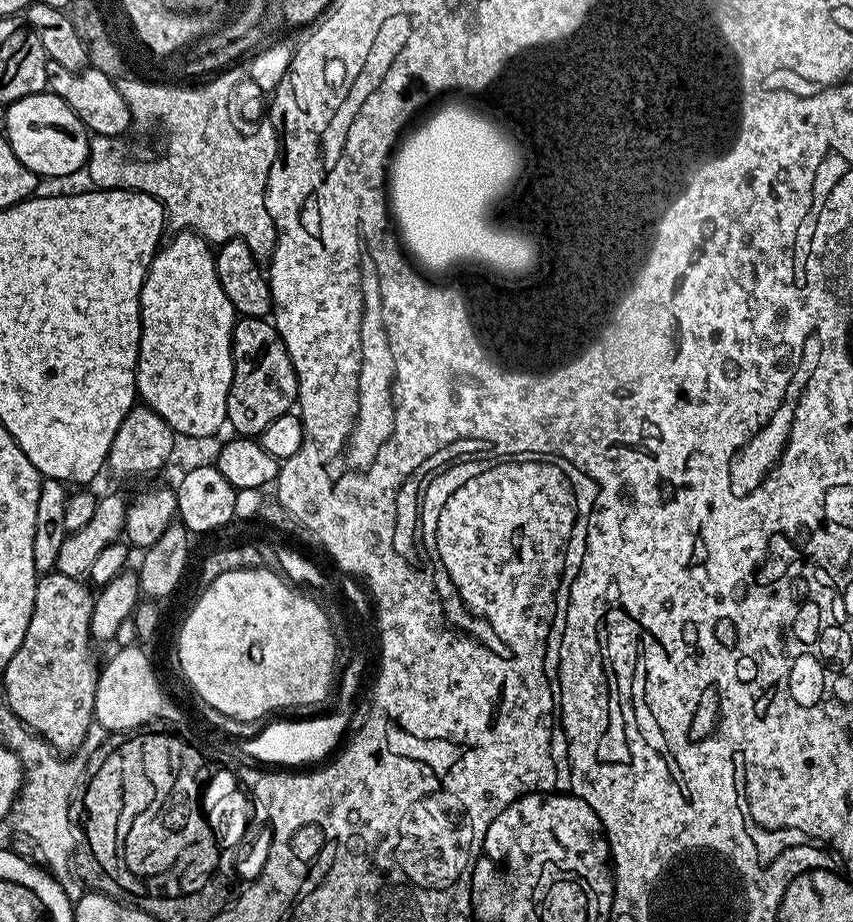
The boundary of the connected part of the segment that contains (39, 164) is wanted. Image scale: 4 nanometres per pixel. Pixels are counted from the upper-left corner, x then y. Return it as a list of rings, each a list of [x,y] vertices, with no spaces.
[[[47,90],[38,94],[30,94],[26,98],[18,98],[13,104],[8,105],[6,114],[6,126],[3,131],[8,137],[10,146],[14,154],[30,170],[34,170],[37,176],[47,178],[47,176],[72,176],[76,171],[83,169],[88,162],[88,141],[90,133],[87,128],[81,126],[79,118],[58,98],[54,93]]]

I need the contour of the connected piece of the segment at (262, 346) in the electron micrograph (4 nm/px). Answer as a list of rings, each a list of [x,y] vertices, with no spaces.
[[[240,316],[232,331],[232,381],[230,394],[226,402],[228,411],[227,423],[232,424],[233,433],[244,438],[256,438],[260,433],[282,414],[293,411],[298,400],[298,378],[294,370],[294,362],[290,362],[290,354],[286,350],[286,342],[278,334],[275,323],[258,316]]]

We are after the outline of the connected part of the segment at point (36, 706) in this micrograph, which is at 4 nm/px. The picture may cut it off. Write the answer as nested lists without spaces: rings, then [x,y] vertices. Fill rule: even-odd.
[[[52,574],[45,580],[48,580],[45,584],[44,581],[37,583],[30,626],[26,626],[22,646],[18,646],[14,658],[10,658],[2,674],[2,691],[6,694],[10,710],[14,710],[14,714],[26,727],[43,737],[45,743],[57,753],[72,754],[86,738],[87,728],[94,720],[94,694],[98,675],[98,663],[92,657],[94,641],[90,630],[94,592],[83,579],[74,576]]]

